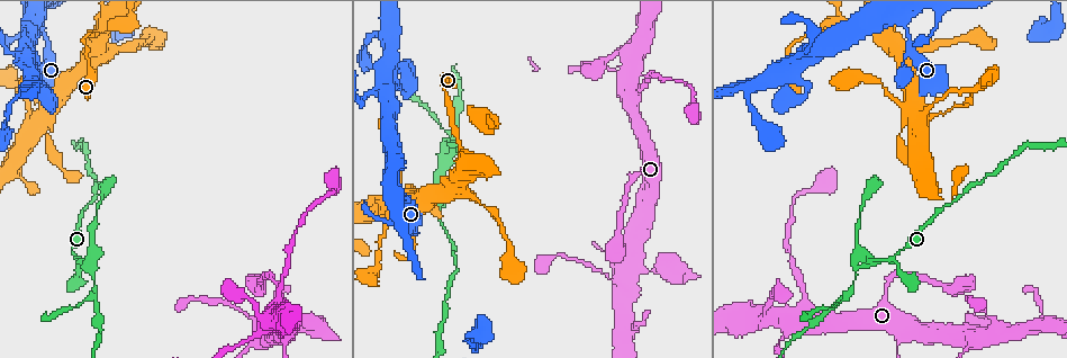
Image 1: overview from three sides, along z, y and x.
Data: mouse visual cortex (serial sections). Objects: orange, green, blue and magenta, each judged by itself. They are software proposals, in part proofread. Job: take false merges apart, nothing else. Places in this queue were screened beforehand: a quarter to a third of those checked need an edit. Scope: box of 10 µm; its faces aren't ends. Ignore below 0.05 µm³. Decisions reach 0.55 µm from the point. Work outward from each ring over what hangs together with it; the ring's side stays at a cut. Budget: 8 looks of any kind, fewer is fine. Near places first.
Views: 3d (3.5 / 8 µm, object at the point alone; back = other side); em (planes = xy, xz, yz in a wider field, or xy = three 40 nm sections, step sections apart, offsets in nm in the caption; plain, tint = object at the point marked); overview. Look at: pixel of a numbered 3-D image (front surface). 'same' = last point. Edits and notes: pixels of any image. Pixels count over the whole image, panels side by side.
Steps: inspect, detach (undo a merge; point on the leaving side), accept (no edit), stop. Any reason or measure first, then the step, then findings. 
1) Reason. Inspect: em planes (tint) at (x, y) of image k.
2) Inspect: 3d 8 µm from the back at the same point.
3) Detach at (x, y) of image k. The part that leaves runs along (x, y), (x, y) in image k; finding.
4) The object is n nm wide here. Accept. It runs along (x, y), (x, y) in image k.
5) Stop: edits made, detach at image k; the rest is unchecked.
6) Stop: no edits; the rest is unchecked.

Sudden change in width. Inspect: 3d 3.5 µm at (103, 25) of image 1.

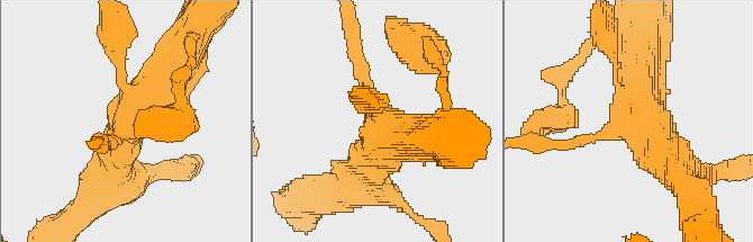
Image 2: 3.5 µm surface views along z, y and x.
Inspect: em xy step 1 (tint) at (376, 119) of image 2.

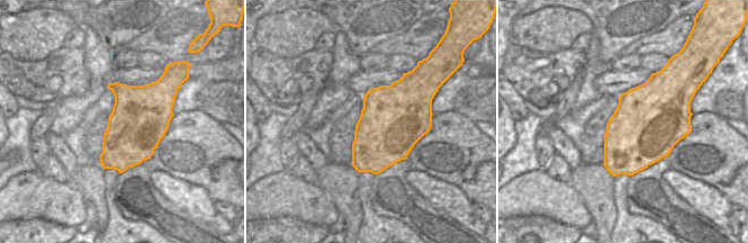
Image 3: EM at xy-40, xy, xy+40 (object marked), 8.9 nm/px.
Accept. It runs along (571, 144), (643, 124), (680, 179) in image 2; one cell here.

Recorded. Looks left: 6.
Inspect: 3d 3.5 µm at (50, 120) of image 1.

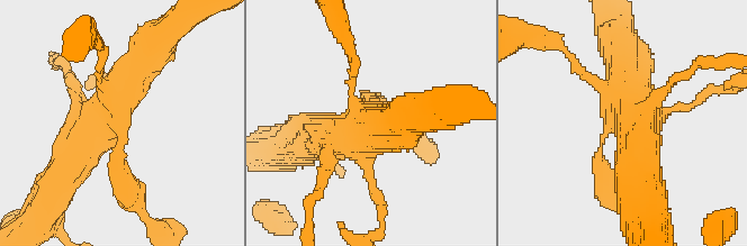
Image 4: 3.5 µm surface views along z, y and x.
Inspect: em xy step 5 (tint) at (115, 123) of image 4.

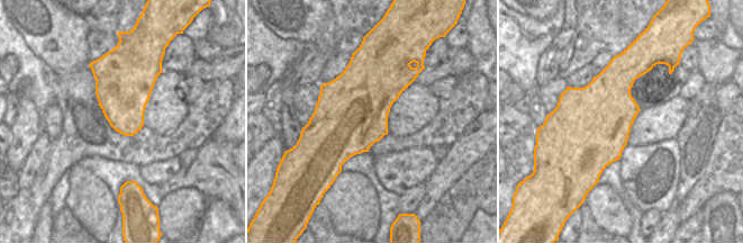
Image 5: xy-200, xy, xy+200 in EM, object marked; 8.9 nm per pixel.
Accept. It runs along (142, 61), (97, 116), (62, 181) in image 4; all the same cell.

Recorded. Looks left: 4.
Inspect: 3d 8 µm at (624, 277) of image 1.

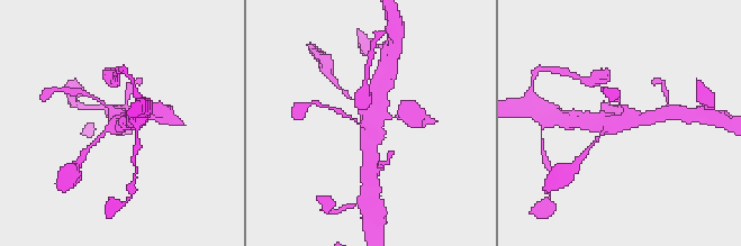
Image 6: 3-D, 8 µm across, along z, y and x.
Now the EM. Inspect: em xy step 5 (tint) at the same point.

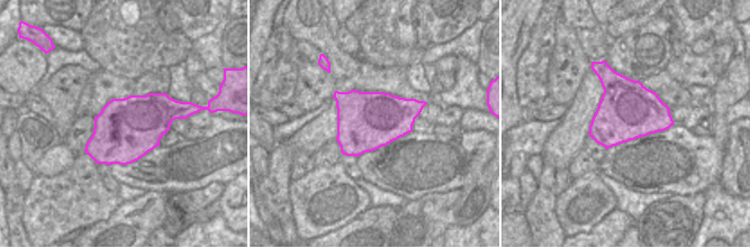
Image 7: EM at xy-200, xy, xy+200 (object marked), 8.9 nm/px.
The object is 500 nm wide here. Accept. It runs along (381, 83), (368, 125), (371, 143) in image 6; continuous, no second cell.

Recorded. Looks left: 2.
Stop: no edits; the rest is unchecked.

